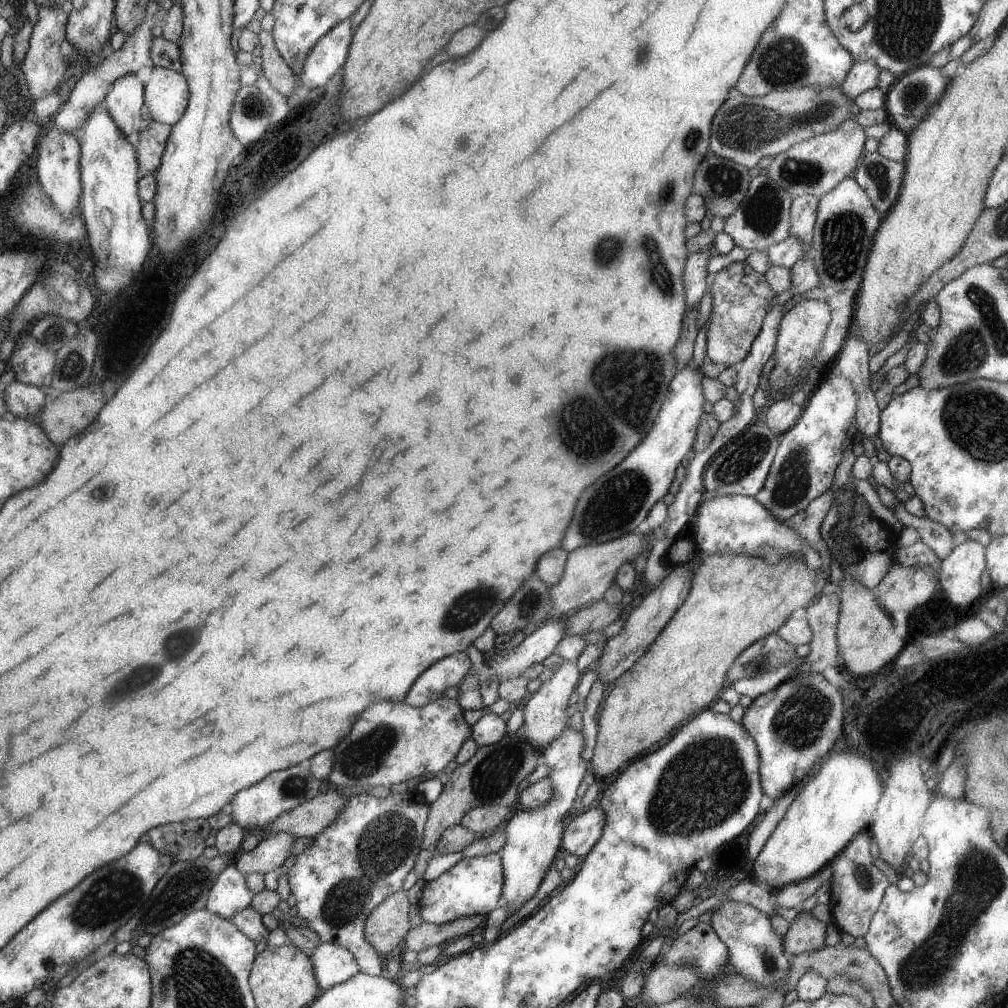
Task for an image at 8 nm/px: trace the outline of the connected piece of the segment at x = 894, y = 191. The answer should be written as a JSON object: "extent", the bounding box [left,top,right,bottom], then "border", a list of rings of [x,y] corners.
{"extent":[854,151,905,216],"border":[[[878,151],[866,153],[854,180],[869,193],[874,206],[885,216],[896,204],[904,184],[905,164],[891,161]]]}

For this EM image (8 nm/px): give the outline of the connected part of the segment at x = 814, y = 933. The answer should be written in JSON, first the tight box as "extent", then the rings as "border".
{"extent":[785,911,828,955],"border":[[[801,911],[786,932],[785,950],[792,955],[810,954],[826,948],[828,926],[816,920],[810,911]]]}

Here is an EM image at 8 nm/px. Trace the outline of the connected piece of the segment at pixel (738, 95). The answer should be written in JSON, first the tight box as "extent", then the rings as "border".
{"extent":[709,86,854,169],"border":[[[734,86],[730,100],[713,118],[709,151],[750,169],[765,156],[775,157],[796,143],[838,128],[853,117],[848,110],[850,104],[854,104],[854,100],[848,98],[841,88],[802,87],[795,91],[772,91],[764,96],[751,97]]]}

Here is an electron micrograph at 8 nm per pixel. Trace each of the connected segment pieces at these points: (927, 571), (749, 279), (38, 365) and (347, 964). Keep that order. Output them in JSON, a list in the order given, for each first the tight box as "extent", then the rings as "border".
[{"extent":[872,562,940,616],"border":[[[894,562],[872,592],[889,616],[894,612],[914,614],[933,599],[939,582],[940,568],[932,568],[928,564],[904,567]]]},{"extent":[706,261,778,367],"border":[[[740,261],[711,272],[709,287],[713,296],[713,309],[706,322],[706,361],[731,367],[744,360],[752,350],[752,344],[761,332],[762,320],[769,314],[768,310],[772,310],[772,300],[778,294],[775,294],[766,276]]]},{"extent":[8,326,56,390],"border":[[[32,326],[17,335],[8,367],[16,374],[16,381],[46,390],[53,384],[56,353],[32,336]]]},{"extent":[309,941,360,991],"border":[[[322,941],[314,952],[309,953],[309,956],[310,961],[313,962],[317,982],[324,991],[349,980],[360,972],[354,956],[344,946],[332,942]]]}]

